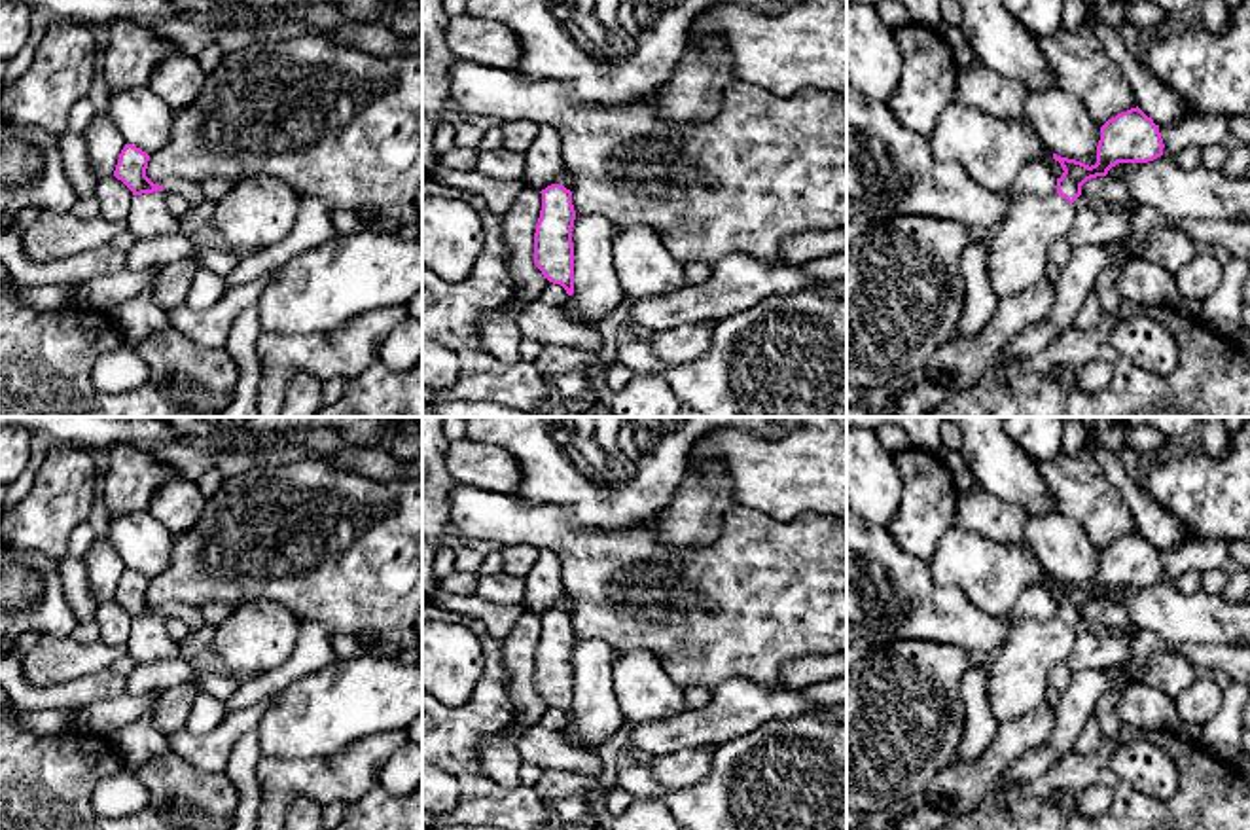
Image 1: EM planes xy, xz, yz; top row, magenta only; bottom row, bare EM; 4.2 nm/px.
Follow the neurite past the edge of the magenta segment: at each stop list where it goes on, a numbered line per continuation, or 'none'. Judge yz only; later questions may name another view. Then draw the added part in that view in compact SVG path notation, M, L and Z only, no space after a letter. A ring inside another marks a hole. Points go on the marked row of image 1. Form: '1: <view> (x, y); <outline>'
1: yz (1017, 258); M1057 191L1040 197L1021 193L1011 199L1004 222L992 231L987 271L1000 299L1036 286L1047 271L1047 248L1070 233L1074 203Z

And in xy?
1: xy (148, 216); M163 191L133 195L125 222L138 241L174 235L180 229L178 218L169 210Z

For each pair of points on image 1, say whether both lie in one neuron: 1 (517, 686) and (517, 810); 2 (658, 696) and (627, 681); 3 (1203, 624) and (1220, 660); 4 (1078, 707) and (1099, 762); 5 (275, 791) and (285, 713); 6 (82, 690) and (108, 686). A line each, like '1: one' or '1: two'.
1: two
2: one
3: two
4: two
5: two
6: one

